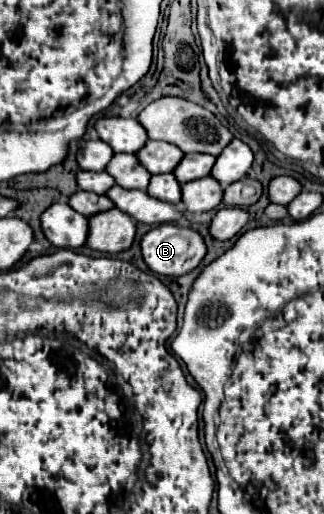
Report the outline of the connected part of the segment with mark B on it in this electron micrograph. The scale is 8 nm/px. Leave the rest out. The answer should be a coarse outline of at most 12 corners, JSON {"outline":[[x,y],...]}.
{"outline":[[155,226],[141,238],[153,272],[183,276],[207,248],[195,230]]}

